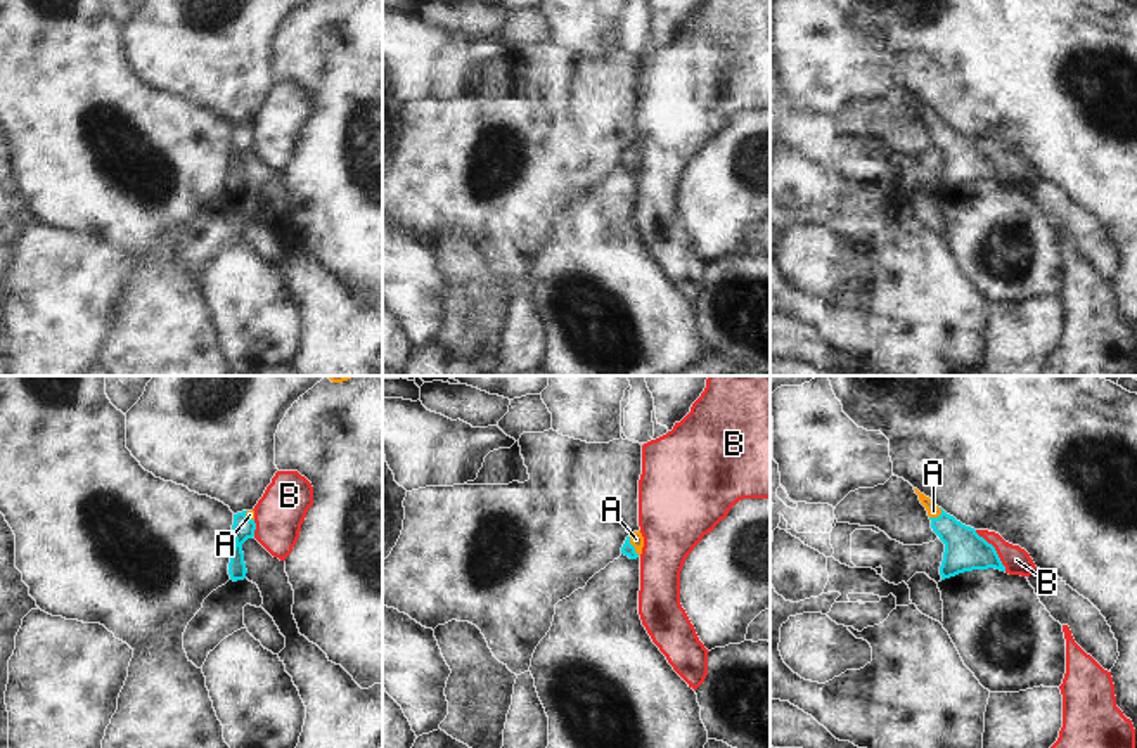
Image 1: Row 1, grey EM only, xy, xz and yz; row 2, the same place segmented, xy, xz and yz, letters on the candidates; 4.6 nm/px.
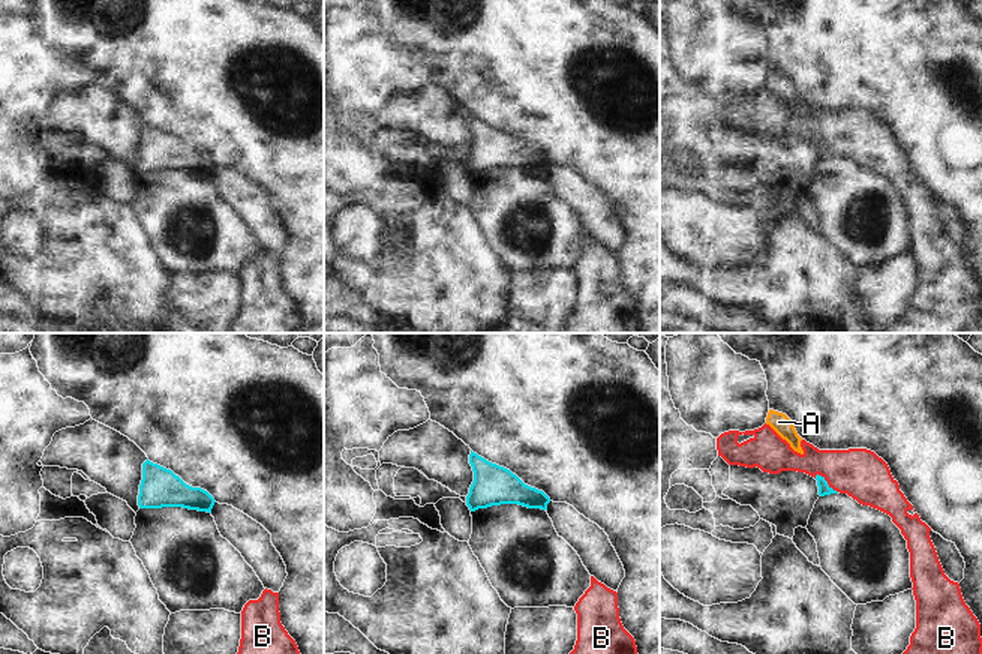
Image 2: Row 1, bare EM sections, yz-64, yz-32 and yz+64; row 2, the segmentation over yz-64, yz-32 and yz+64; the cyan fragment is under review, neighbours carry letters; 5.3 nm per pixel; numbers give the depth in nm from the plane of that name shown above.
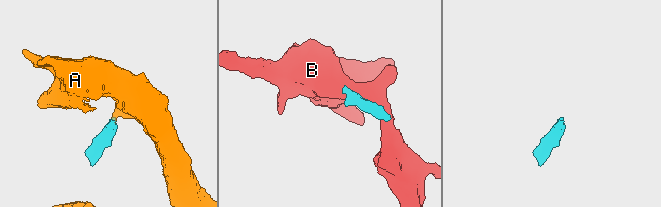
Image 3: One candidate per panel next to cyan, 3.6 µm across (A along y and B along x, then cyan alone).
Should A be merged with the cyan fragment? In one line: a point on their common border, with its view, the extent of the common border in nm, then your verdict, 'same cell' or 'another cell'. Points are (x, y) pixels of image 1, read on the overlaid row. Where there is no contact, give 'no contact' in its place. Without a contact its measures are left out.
xz (632, 546) | 100 nm | same cell

